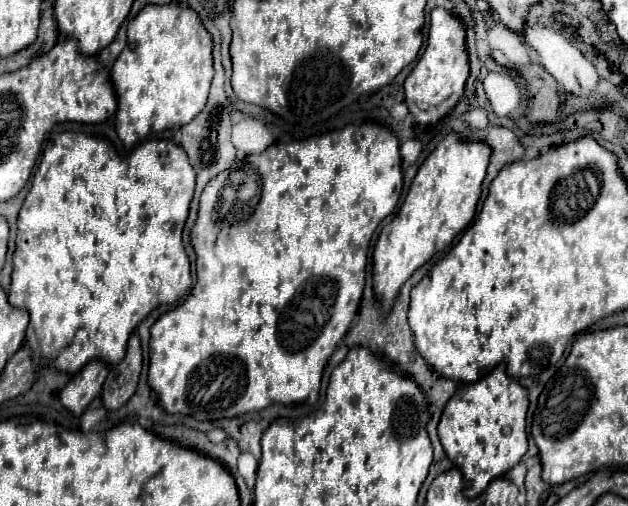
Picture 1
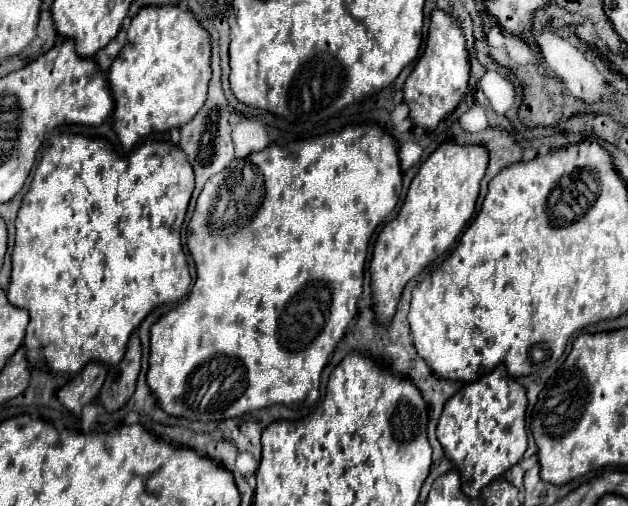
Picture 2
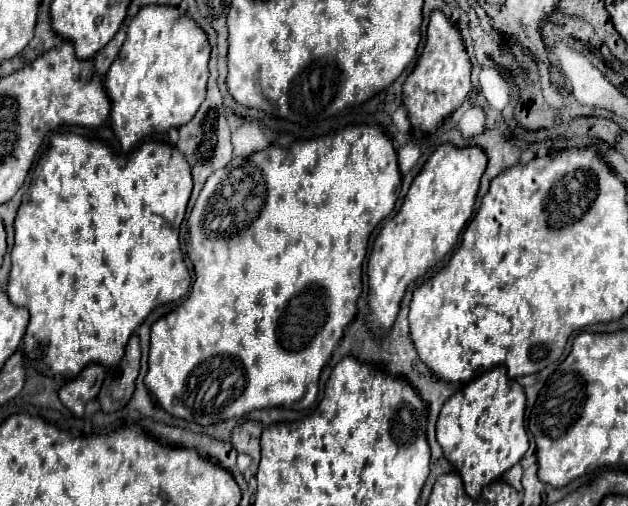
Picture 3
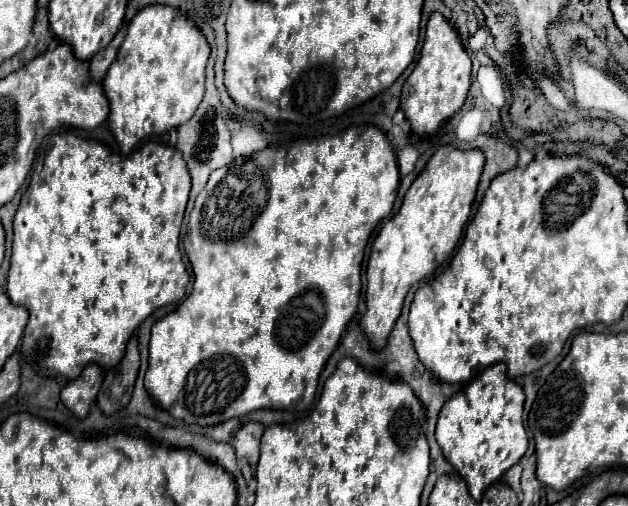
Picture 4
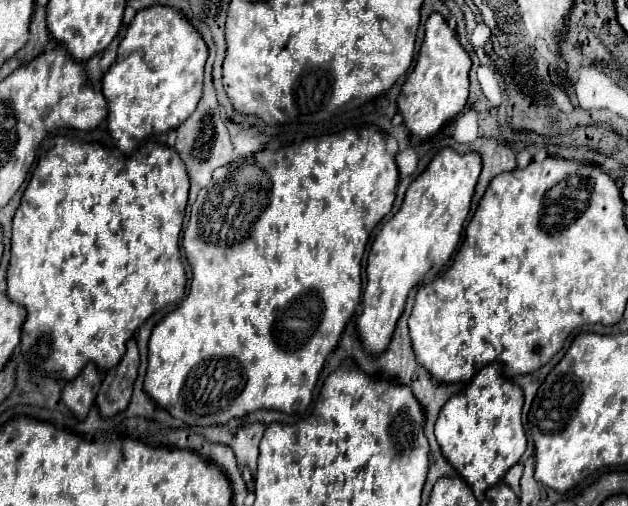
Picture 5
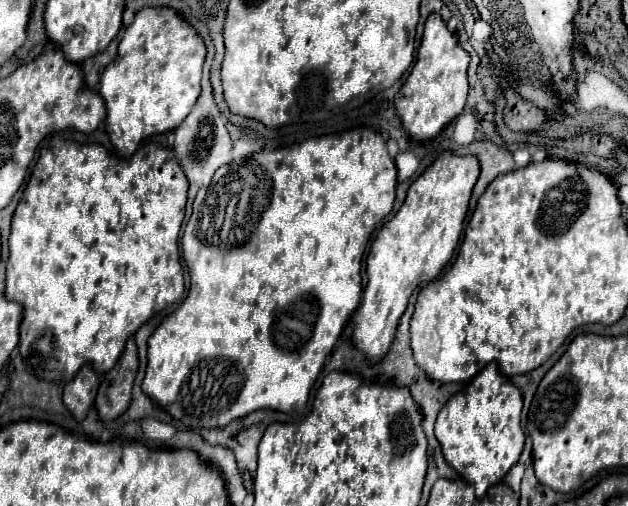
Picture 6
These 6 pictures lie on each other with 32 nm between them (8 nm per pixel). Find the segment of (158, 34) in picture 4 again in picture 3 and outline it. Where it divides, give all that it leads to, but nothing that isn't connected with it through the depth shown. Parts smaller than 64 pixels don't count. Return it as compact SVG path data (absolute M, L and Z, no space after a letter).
M144 6L130 20L126 42L112 62L104 86L112 102L110 124L124 152L152 132L186 124L204 100L210 44L204 30L180 8Z

